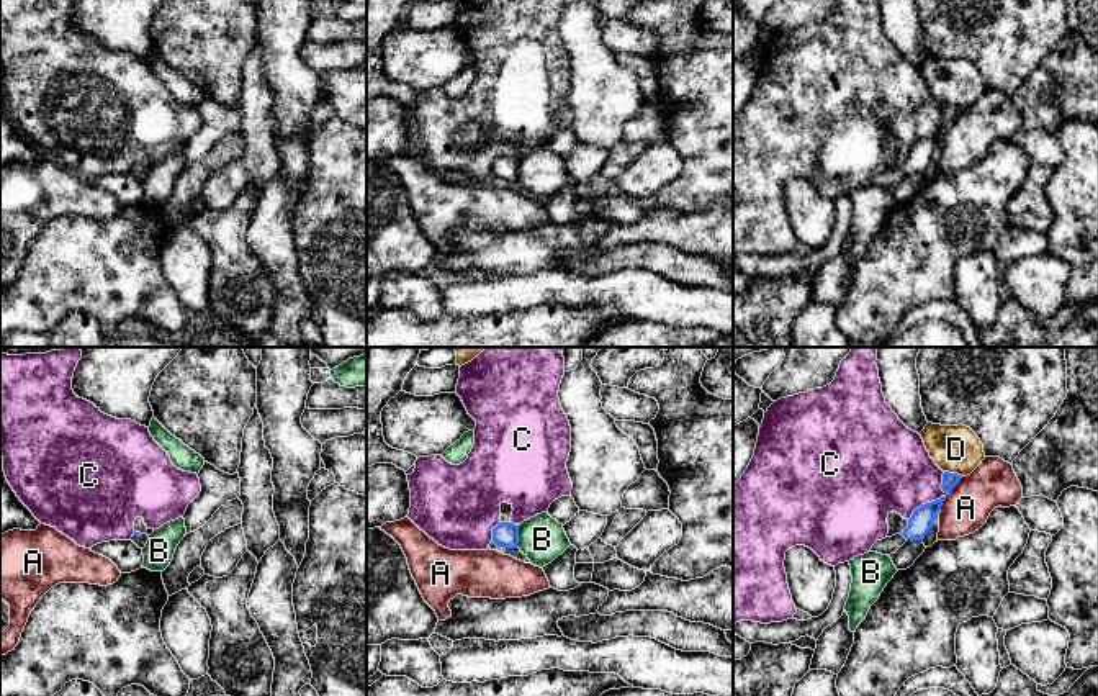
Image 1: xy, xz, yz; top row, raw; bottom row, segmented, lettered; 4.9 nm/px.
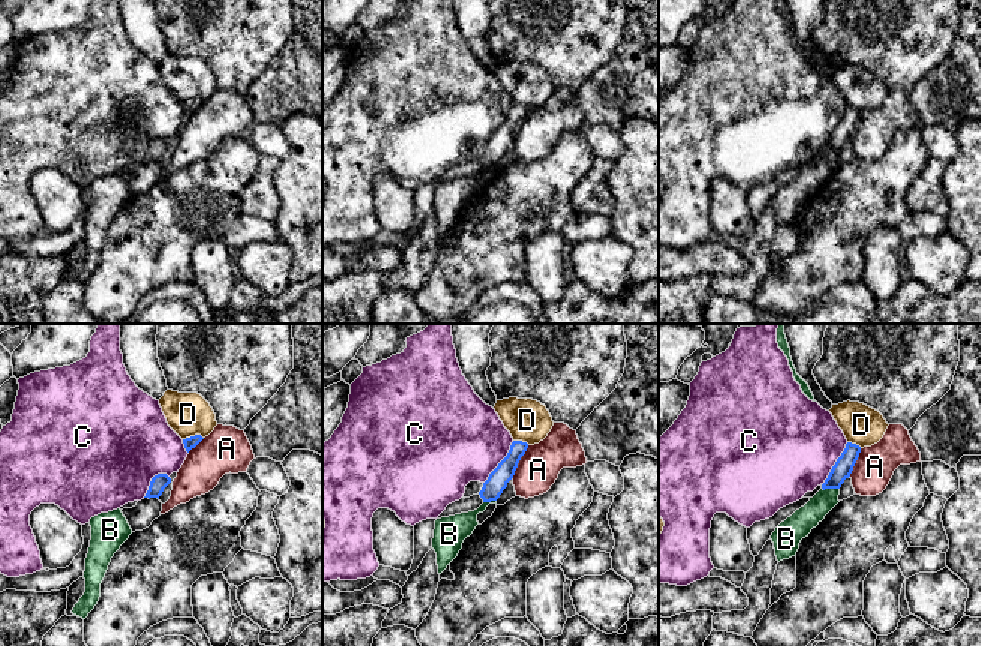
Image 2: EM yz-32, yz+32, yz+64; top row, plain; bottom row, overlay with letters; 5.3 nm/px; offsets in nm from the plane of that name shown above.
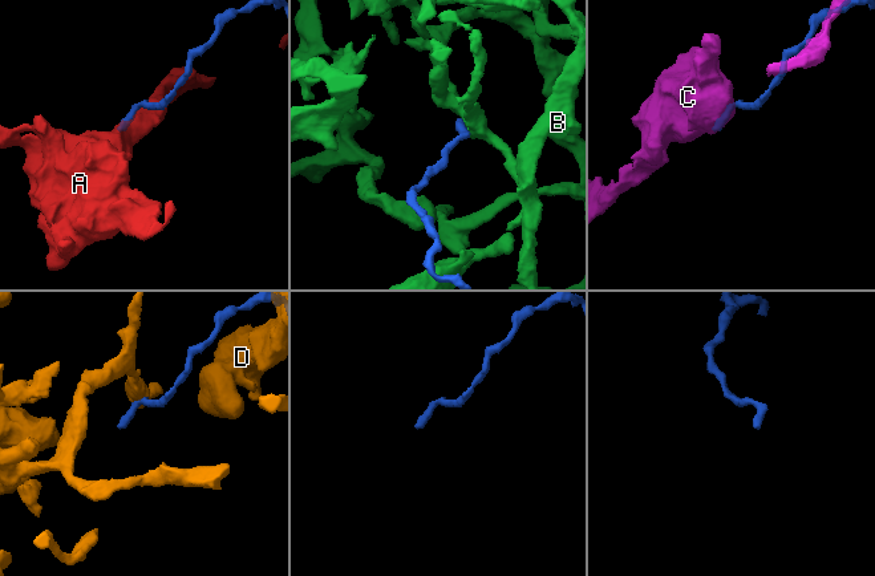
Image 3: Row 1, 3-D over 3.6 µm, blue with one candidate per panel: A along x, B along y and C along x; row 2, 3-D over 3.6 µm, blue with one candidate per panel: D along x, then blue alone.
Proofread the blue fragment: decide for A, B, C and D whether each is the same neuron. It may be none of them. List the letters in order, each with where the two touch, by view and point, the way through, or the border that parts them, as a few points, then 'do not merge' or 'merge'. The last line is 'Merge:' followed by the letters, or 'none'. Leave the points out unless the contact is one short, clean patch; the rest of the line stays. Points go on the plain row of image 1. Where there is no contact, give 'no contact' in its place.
A: meets blue in yz at (956, 117); do not merge
B: meets blue in xz at (517, 169); border along xz (519, 159), (519, 176), (516, 179); do not merge
C: meets blue in yz at (936, 133); border along yz (944, 105), (941, 118), (944, 126), (922, 136), (908, 153); do not merge
D: meets blue in yz at (953, 107); do not merge
Merge: none

